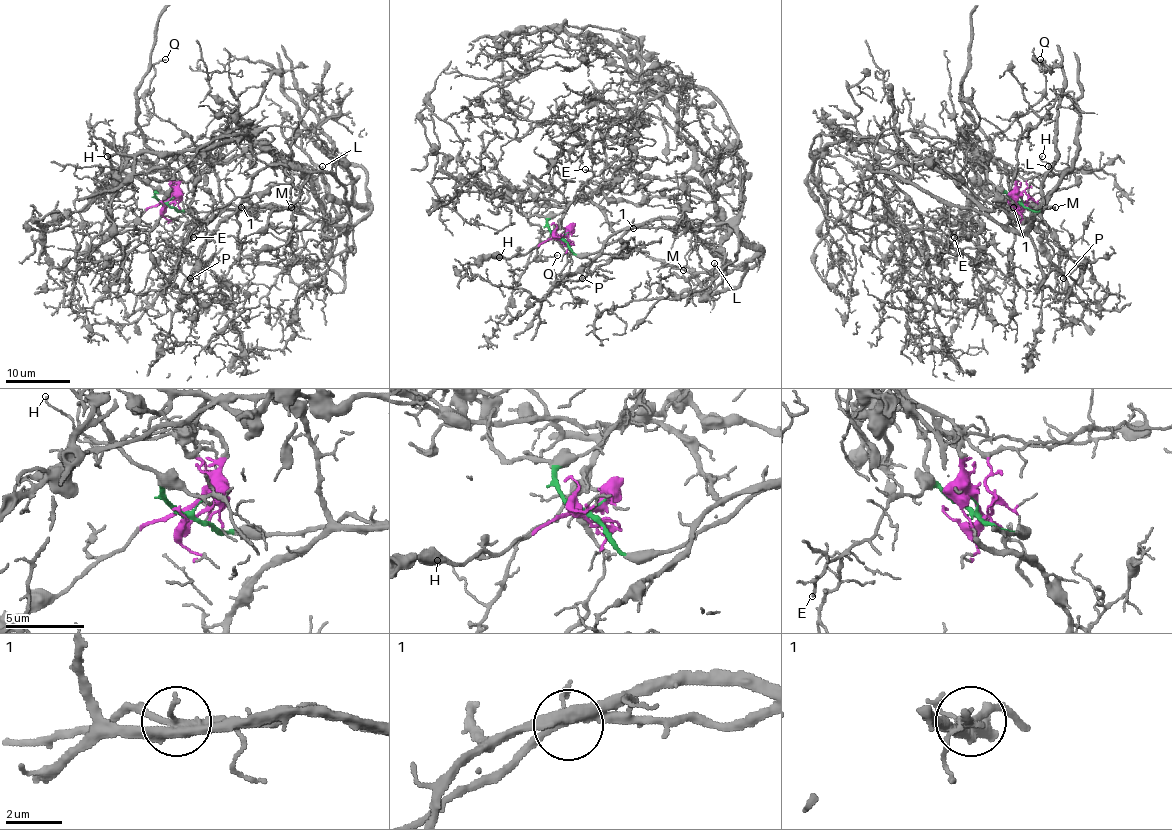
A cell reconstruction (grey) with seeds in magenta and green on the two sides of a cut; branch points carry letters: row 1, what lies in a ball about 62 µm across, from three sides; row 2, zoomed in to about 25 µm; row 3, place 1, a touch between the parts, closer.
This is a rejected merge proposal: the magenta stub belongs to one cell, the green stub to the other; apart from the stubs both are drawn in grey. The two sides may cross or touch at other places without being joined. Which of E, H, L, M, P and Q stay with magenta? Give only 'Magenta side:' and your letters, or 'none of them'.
Magenta side: H, P

